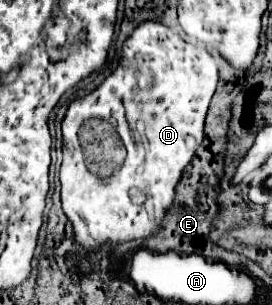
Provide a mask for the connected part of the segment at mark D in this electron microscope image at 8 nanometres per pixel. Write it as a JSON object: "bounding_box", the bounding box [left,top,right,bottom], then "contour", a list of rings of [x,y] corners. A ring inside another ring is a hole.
{"bounding_box":[59,21,217,251],"contour":[[[145,21],[125,41],[119,67],[101,87],[69,105],[63,119],[63,163],[59,181],[63,213],[73,225],[75,241],[81,247],[101,251],[109,243],[147,239],[161,231],[165,213],[175,201],[175,187],[203,143],[203,123],[215,87],[217,63],[205,47],[183,41],[157,21]],[[135,81],[139,83],[137,87],[141,87],[139,91],[135,89]],[[93,117],[117,127],[117,135],[125,143],[127,159],[117,175],[119,181],[101,181],[81,163],[77,133],[81,125]]]}

